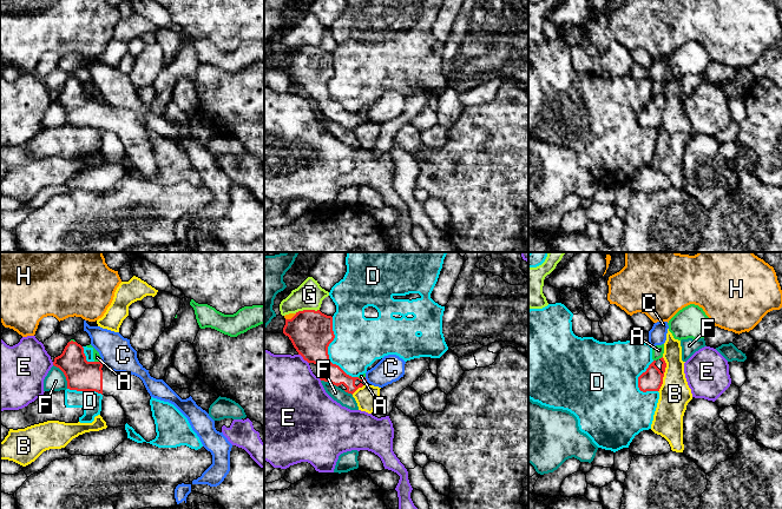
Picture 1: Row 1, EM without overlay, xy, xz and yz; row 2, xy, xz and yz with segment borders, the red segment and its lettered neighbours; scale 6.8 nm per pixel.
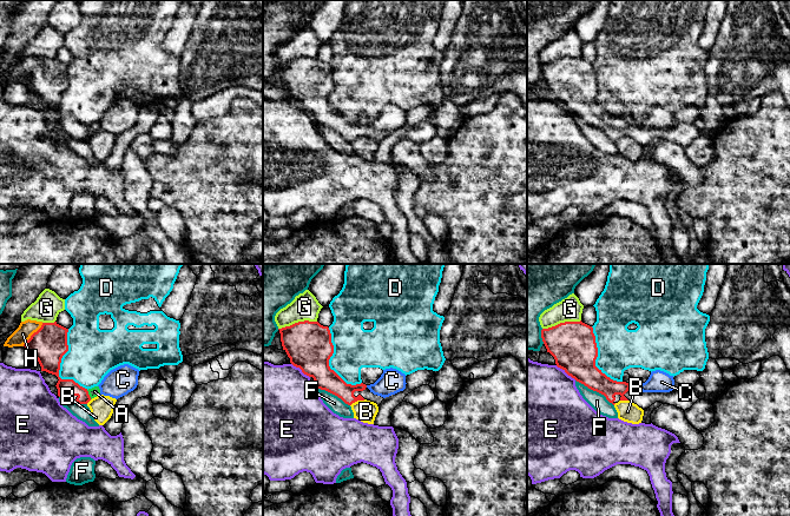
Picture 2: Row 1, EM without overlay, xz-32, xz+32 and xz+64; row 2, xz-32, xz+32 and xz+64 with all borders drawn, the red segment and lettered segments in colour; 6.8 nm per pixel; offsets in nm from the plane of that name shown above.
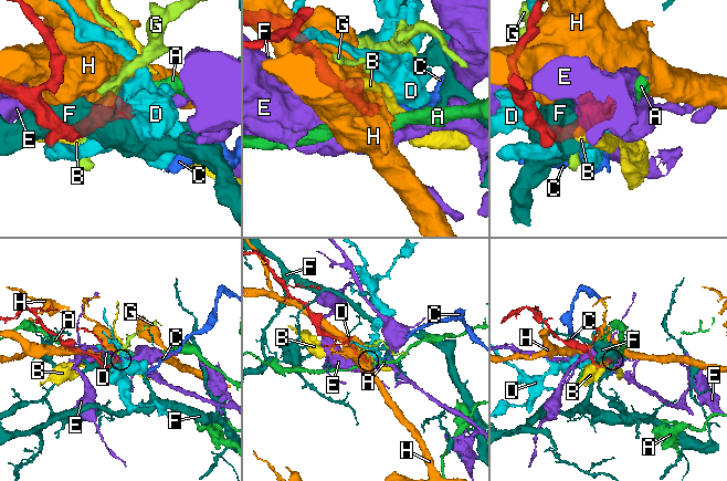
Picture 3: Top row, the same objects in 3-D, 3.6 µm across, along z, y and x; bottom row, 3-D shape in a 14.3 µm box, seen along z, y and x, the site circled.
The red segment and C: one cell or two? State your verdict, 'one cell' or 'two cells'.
two cells

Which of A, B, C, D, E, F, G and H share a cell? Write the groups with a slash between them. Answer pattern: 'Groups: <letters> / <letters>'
Groups: A / B / C / D / E / F / G / H

